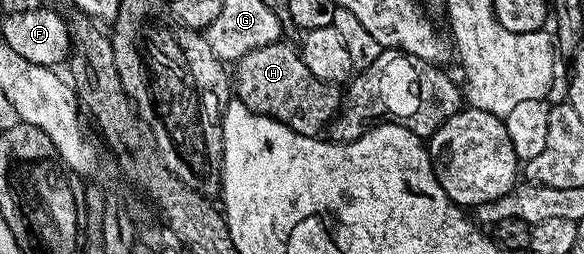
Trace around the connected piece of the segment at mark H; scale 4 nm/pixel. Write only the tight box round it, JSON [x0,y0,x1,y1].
[234,40,343,138]

